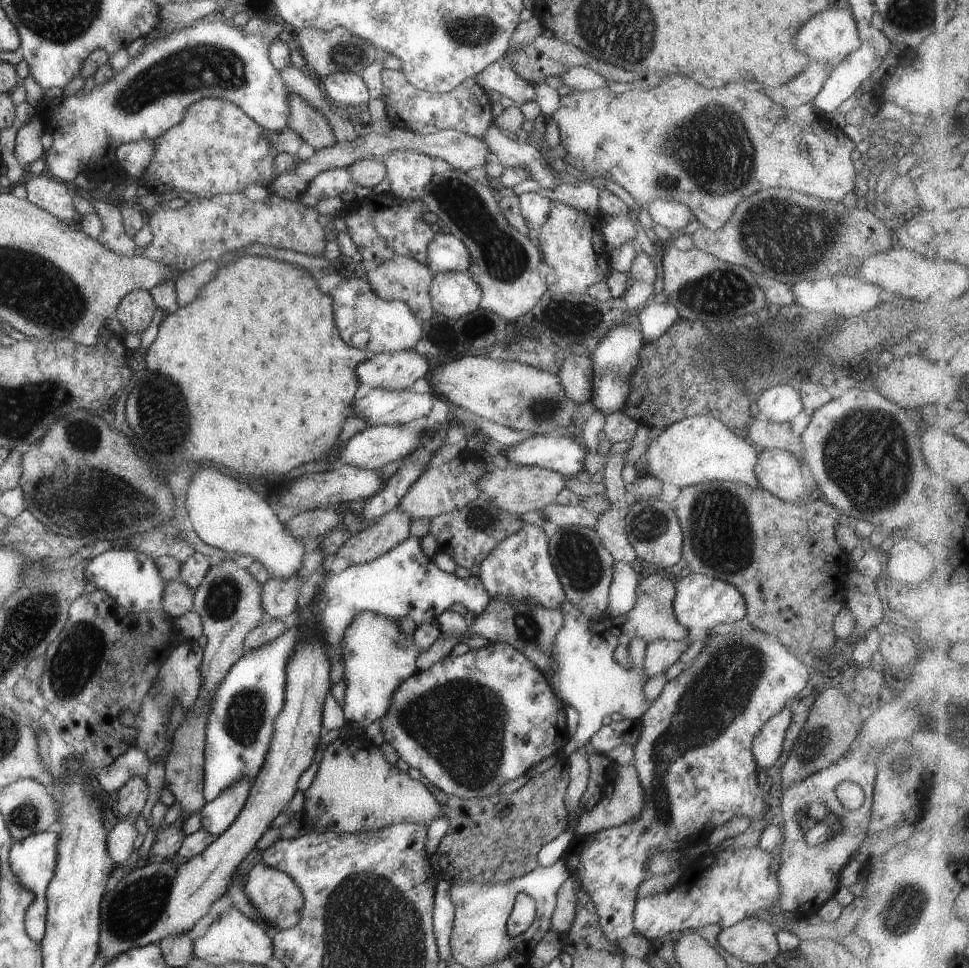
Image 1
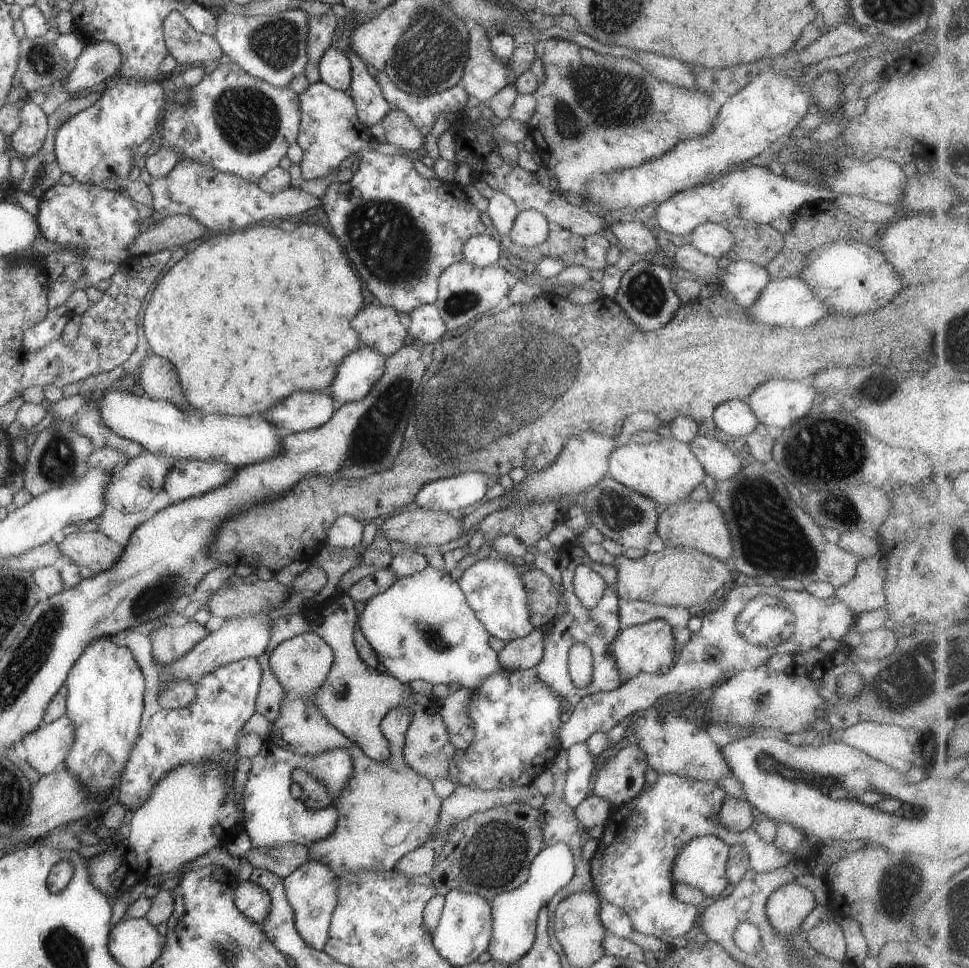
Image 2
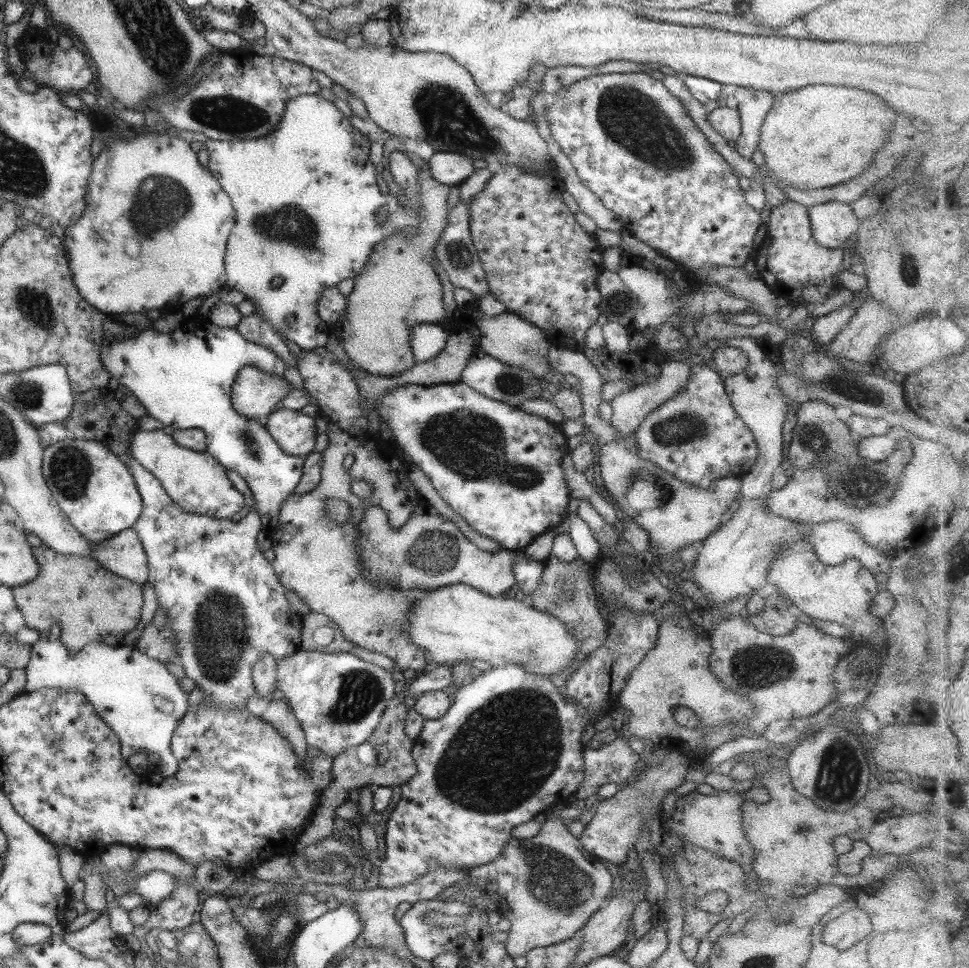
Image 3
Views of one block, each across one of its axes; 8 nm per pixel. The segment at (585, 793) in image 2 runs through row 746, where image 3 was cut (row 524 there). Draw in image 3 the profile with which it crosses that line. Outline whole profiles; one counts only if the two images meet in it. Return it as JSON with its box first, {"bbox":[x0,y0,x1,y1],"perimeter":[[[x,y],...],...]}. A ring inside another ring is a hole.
{"bbox":[567,513,601,563],"perimeter":[[[567,513],[570,523],[570,540],[578,551],[579,561],[591,563],[597,562],[601,554],[601,546],[590,530],[590,526],[576,513]]]}

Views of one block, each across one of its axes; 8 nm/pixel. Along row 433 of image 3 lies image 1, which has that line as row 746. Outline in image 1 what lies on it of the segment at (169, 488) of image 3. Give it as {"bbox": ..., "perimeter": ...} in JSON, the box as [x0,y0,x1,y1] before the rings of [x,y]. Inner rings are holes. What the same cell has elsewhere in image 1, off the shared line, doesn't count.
{"bbox":[126,640,203,764],"perimeter":[[[183,640],[176,645],[167,656],[168,660],[164,660],[162,668],[160,668],[160,684],[158,684],[158,700],[156,700],[156,684],[150,690],[150,694],[144,698],[144,706],[140,710],[140,716],[136,718],[128,718],[126,724],[132,724],[138,728],[138,738],[136,738],[135,747],[142,752],[148,754],[149,762],[154,764],[160,757],[163,760],[169,755],[166,752],[166,743],[169,735],[167,734],[170,724],[170,715],[172,708],[175,705],[175,700],[179,702],[187,712],[192,708],[196,698],[198,698],[198,690],[202,684],[202,673],[200,664],[203,660],[202,646],[199,646],[197,641]]]}

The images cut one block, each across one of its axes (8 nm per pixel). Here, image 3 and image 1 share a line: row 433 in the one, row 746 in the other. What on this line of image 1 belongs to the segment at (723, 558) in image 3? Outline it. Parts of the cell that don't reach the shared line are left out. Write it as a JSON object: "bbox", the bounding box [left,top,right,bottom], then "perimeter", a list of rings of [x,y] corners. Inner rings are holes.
{"bbox":[752,707,792,769],"perimeter":[[[784,707],[760,728],[752,741],[753,760],[760,768],[769,769],[780,758],[786,730],[790,726],[792,710]]]}

